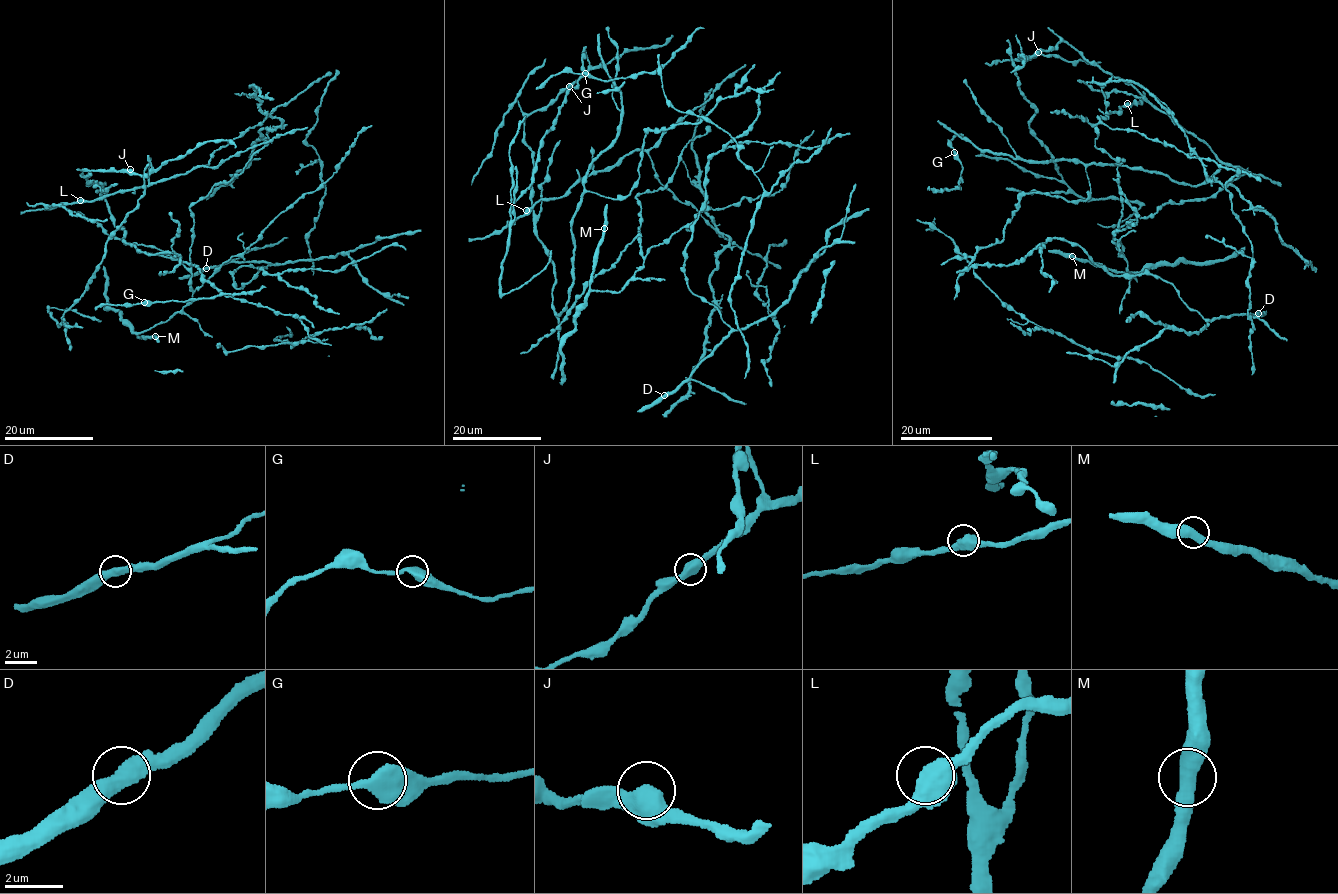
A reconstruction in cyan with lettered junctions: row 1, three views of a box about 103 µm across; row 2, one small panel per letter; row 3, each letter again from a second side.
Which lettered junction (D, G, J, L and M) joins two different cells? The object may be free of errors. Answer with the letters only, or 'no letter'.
no letter

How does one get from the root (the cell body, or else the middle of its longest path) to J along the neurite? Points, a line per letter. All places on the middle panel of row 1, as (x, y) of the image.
J: (580, 200), (573, 282), (556, 314), (555, 266), (533, 223), (524, 121), (569, 86)

